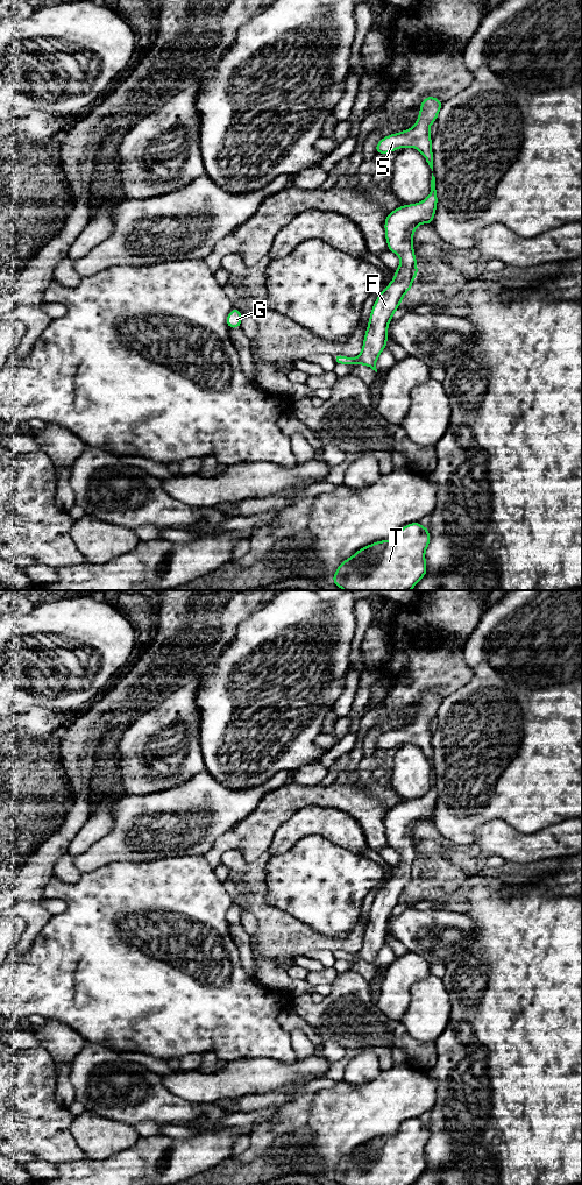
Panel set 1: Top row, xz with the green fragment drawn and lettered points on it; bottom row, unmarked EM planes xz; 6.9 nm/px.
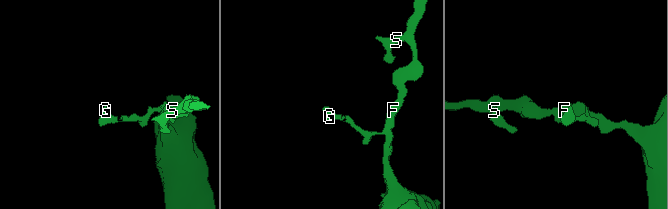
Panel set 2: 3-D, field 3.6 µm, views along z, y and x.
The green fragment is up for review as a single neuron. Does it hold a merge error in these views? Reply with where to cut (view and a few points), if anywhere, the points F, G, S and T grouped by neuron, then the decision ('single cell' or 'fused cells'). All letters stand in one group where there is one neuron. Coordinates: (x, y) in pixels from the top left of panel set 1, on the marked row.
no cut; F G S T; single cell

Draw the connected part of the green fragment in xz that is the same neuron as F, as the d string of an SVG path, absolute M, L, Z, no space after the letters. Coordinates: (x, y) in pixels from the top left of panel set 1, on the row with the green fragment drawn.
M432 173L431 192L426 199L411 205L402 205L395 211L388 213L384 222L385 240L388 249L399 256L400 265L396 271L393 271L395 279L376 297L376 301L370 312L369 325L365 329L361 354L357 357L347 357L340 354L333 355L335 364L364 364L377 372L377 359L388 343L389 322L392 320L392 314L399 307L404 295L411 290L413 285L412 281L419 275L417 269L417 258L413 251L413 233L420 223L432 226L436 204L438 194L435 190L435 177Z

